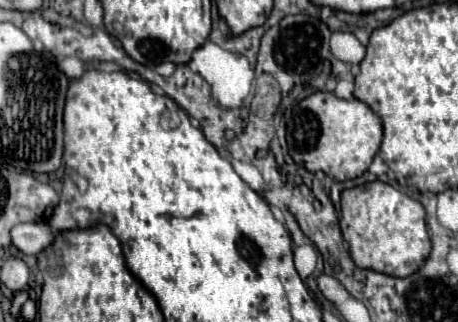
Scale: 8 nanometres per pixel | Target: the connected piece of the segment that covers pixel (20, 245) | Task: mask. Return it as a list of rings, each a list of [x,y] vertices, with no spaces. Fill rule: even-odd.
[[[21,223],[13,227],[13,245],[25,255],[39,255],[47,245],[51,245],[53,229],[49,223]]]

